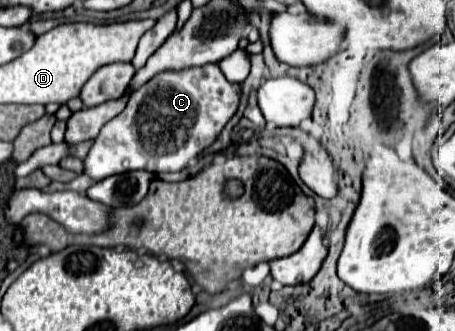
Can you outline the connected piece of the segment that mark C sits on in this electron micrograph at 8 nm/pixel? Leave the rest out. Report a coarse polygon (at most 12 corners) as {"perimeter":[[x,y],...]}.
{"perimeter":[[217,64],[163,72],[103,126],[83,174],[183,170],[239,106]]}

